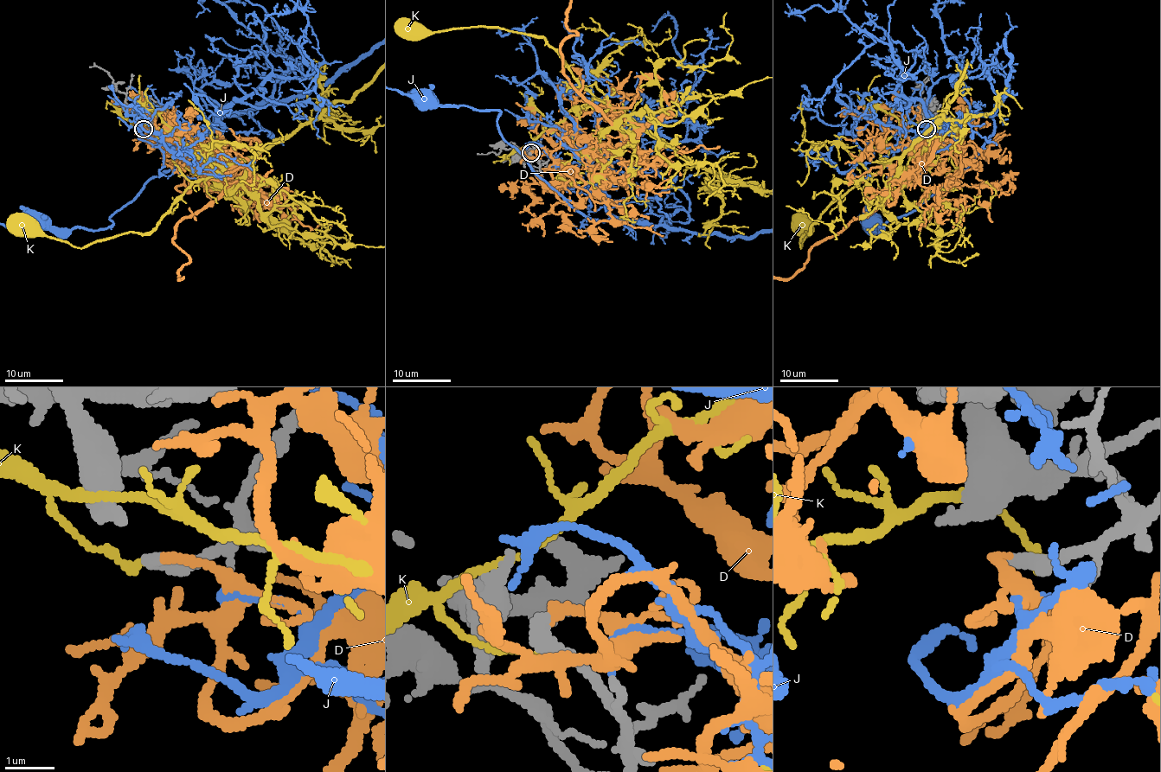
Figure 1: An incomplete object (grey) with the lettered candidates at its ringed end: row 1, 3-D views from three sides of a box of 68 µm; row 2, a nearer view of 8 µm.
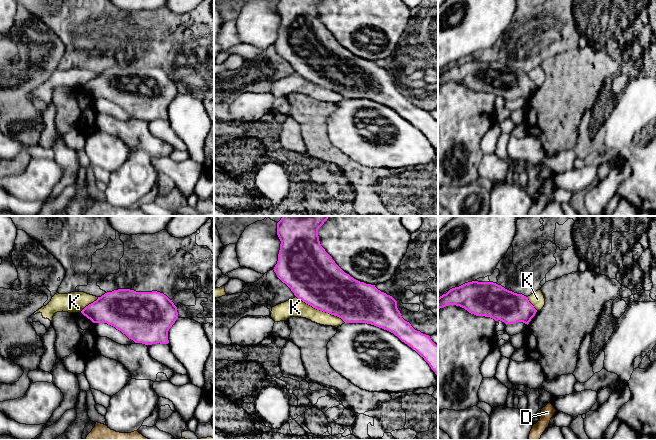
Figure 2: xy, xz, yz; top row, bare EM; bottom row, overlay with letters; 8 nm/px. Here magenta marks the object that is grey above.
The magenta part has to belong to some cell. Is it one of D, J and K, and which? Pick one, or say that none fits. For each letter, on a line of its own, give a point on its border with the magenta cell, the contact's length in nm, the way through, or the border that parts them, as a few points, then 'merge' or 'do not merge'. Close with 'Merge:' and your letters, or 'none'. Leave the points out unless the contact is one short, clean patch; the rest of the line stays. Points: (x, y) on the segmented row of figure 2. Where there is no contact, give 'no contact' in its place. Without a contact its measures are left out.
D: no contact; merge
J: no contact; do not merge
K: meets magenta in xz at (321, 310); contact 460 nm long; border along xz (296, 296), (317, 309), (340, 317), (345, 322); do not merge
Merge: D

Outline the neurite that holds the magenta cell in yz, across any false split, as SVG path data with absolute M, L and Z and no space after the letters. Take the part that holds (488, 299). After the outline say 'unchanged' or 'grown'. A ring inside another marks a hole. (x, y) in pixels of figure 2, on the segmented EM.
M472 281L450 289L438 298L438 309L456 305L476 316L507 324L529 324L537 310L528 297L509 291L493 282Z; unchanged

